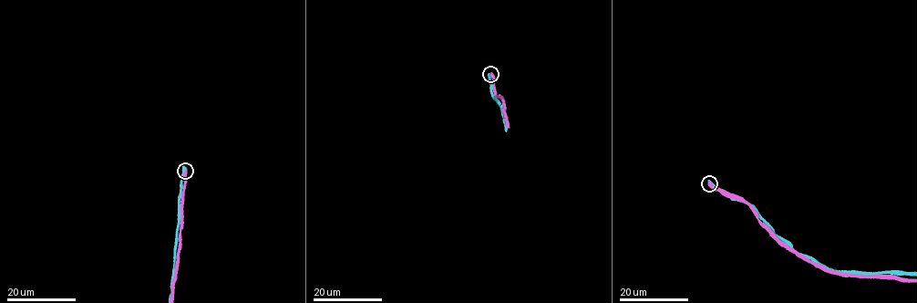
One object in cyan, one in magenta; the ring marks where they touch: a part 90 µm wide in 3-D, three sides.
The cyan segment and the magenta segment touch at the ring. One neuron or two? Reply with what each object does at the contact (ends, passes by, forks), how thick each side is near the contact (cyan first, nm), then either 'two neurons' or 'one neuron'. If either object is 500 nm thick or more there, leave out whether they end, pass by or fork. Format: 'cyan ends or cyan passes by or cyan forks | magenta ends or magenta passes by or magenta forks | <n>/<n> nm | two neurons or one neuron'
500/600 nm | two neurons

